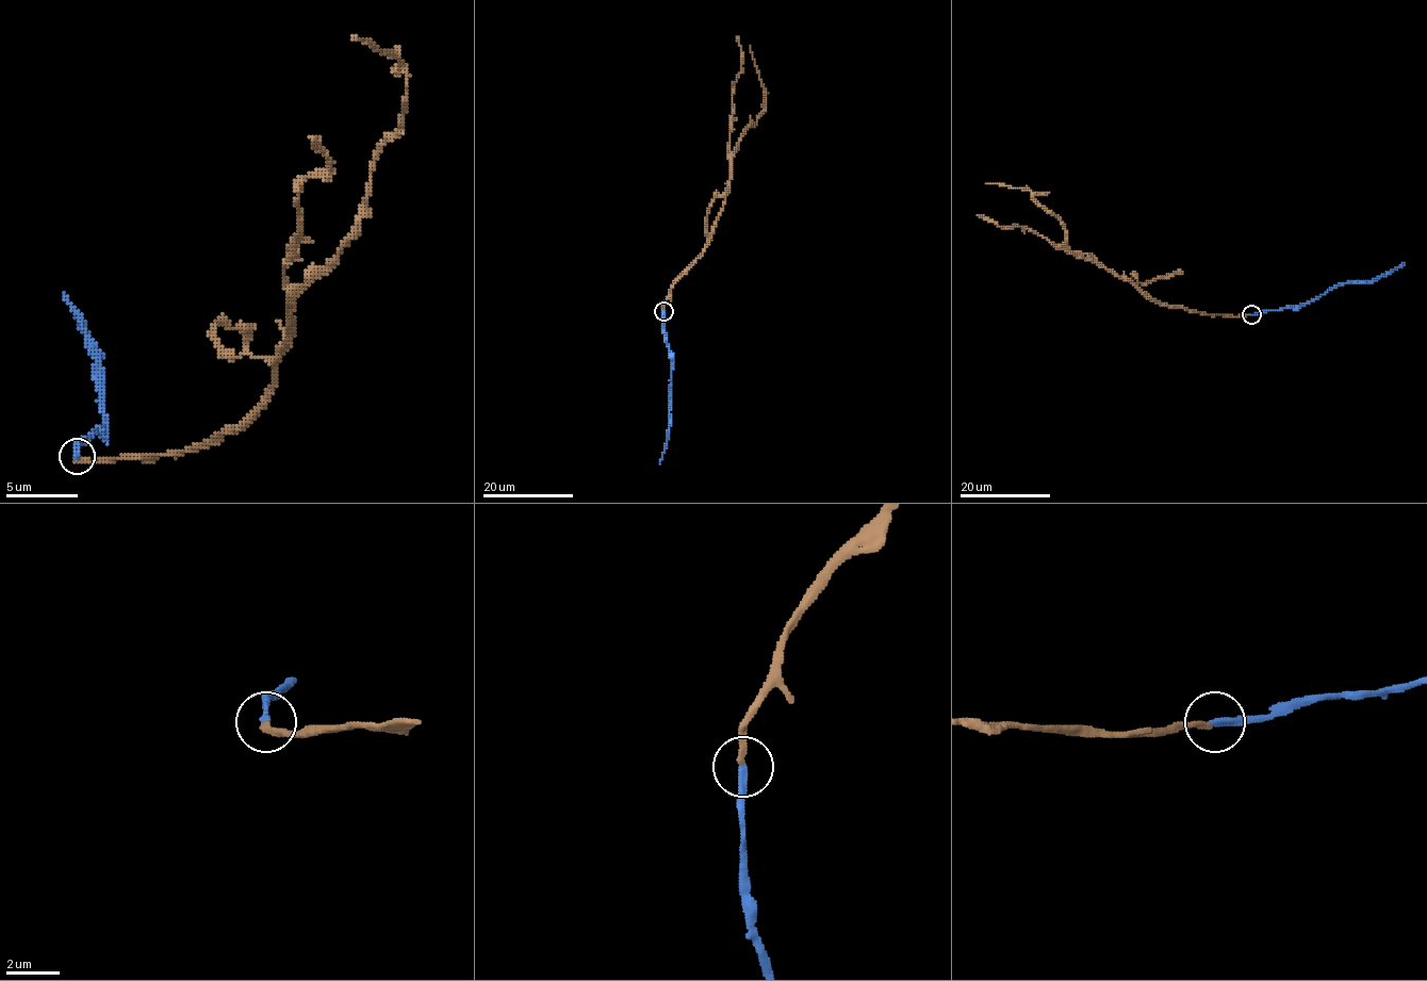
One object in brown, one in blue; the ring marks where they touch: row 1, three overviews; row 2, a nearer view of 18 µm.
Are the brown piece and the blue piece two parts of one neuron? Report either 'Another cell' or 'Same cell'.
Same cell

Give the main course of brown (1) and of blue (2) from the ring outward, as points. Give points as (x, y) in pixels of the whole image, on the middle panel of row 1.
1: (663, 311), (672, 284), (705, 246), (722, 207), (730, 164), (740, 136), (765, 110), (767, 92), (750, 45)
2: (663, 311), (663, 334), (672, 368), (668, 437), (659, 463)

